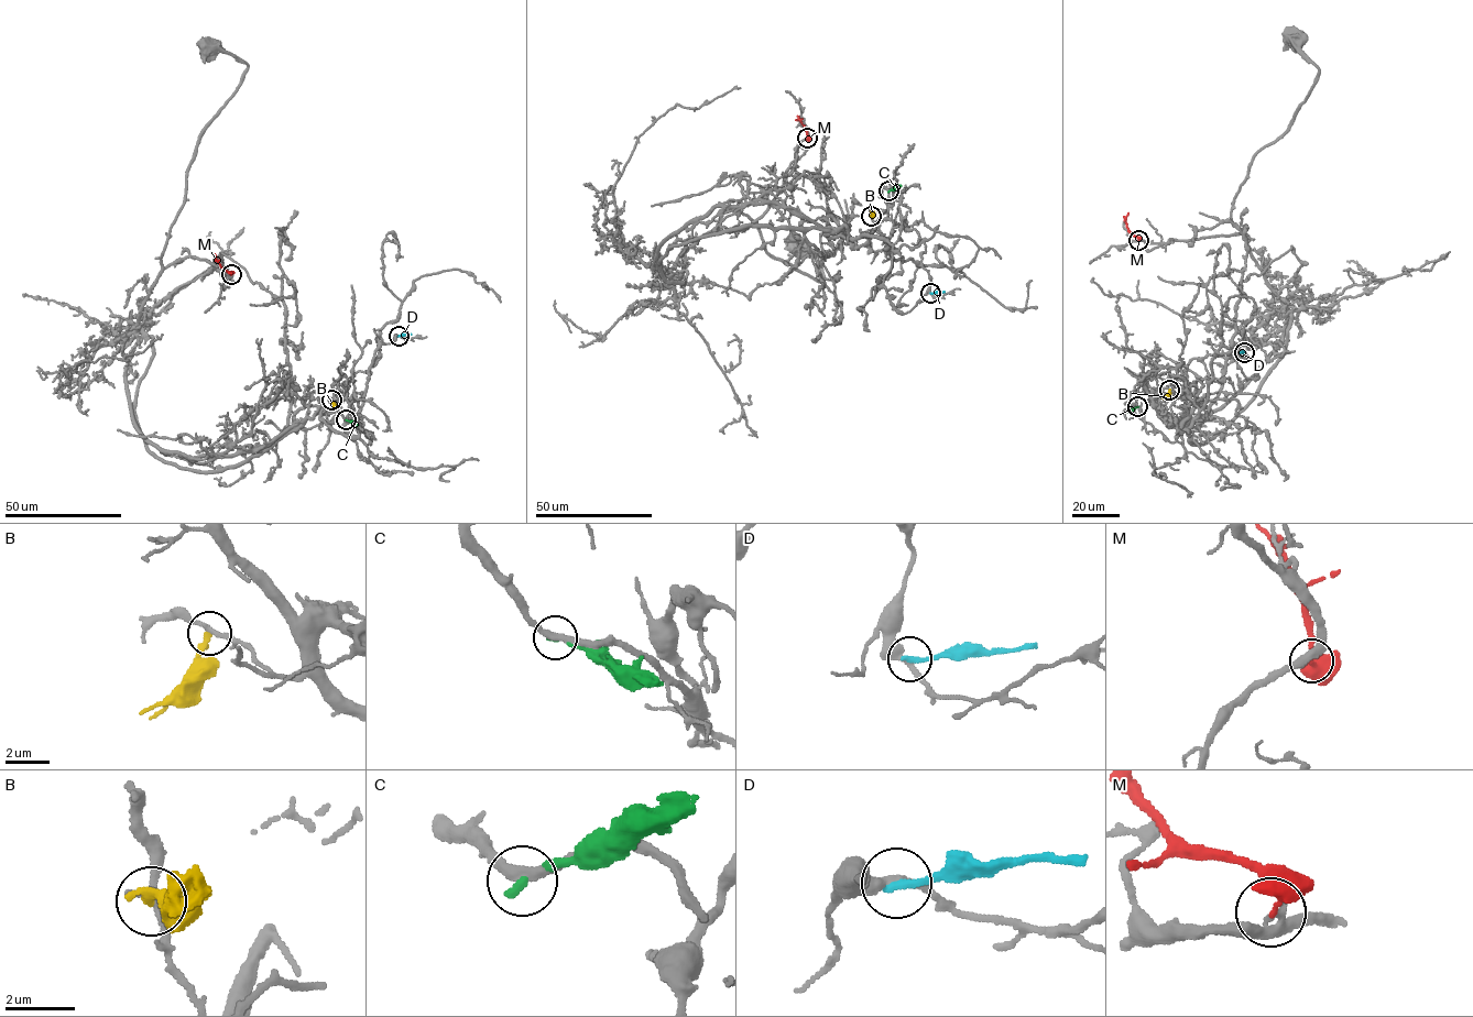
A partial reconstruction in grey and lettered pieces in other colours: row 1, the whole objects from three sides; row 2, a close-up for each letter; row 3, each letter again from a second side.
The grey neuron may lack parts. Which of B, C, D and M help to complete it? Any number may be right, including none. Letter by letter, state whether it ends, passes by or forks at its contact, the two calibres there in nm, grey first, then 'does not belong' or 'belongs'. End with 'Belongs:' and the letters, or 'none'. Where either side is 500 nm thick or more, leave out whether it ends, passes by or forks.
B: it ends there; 200 nm thick on the grey side, 260 nm on the other; does not belong
C: it ends there; 320 nm thick on the grey side, 220 nm on the other; does not belong
D: it ends there; 340 nm thick on the grey side, 240 nm on the other; does not belong
M: it ends there; 300 nm thick on the grey side, 360 nm on the other; does not belong
Belongs: none

